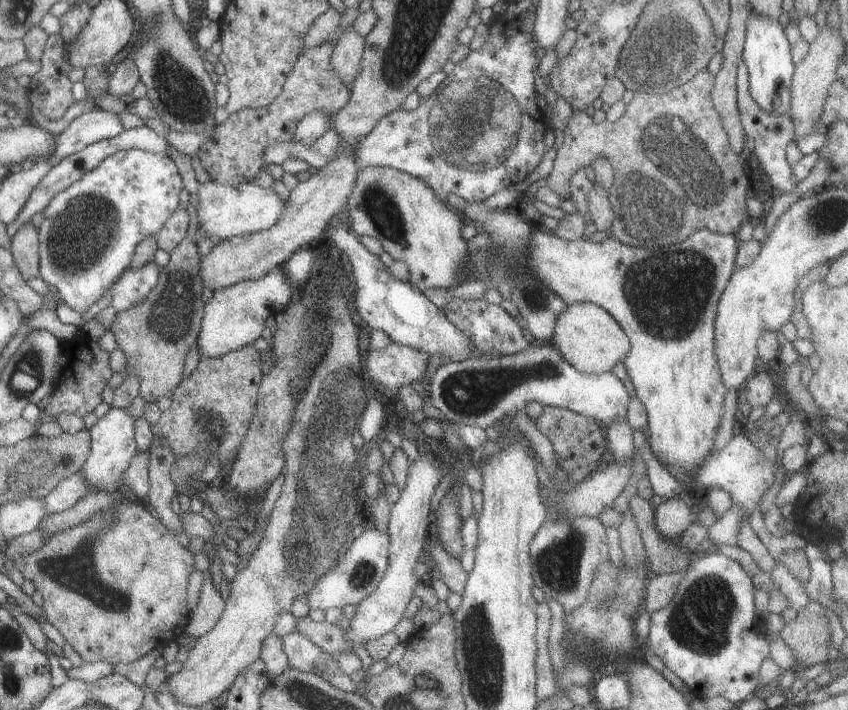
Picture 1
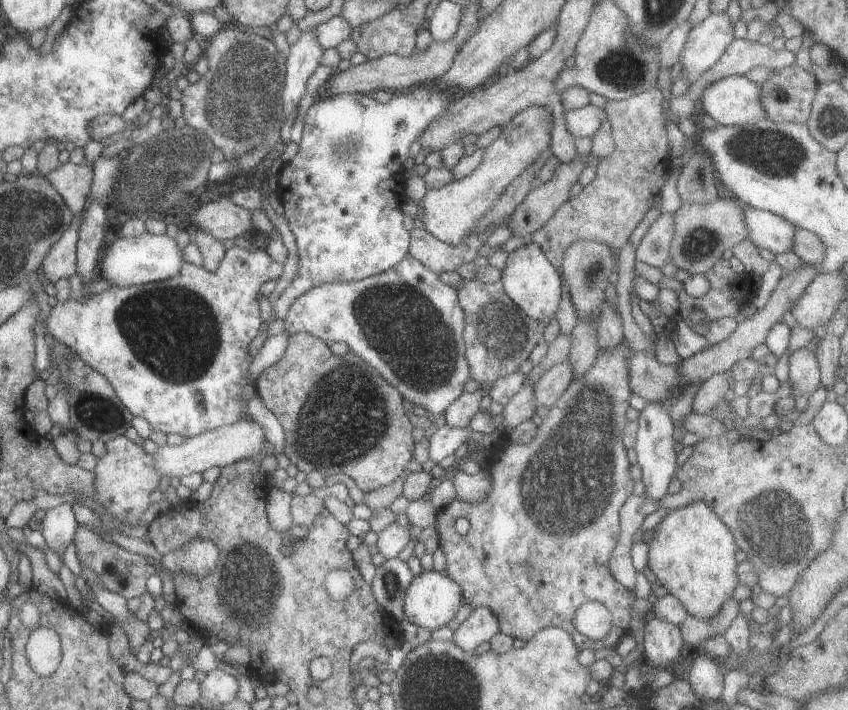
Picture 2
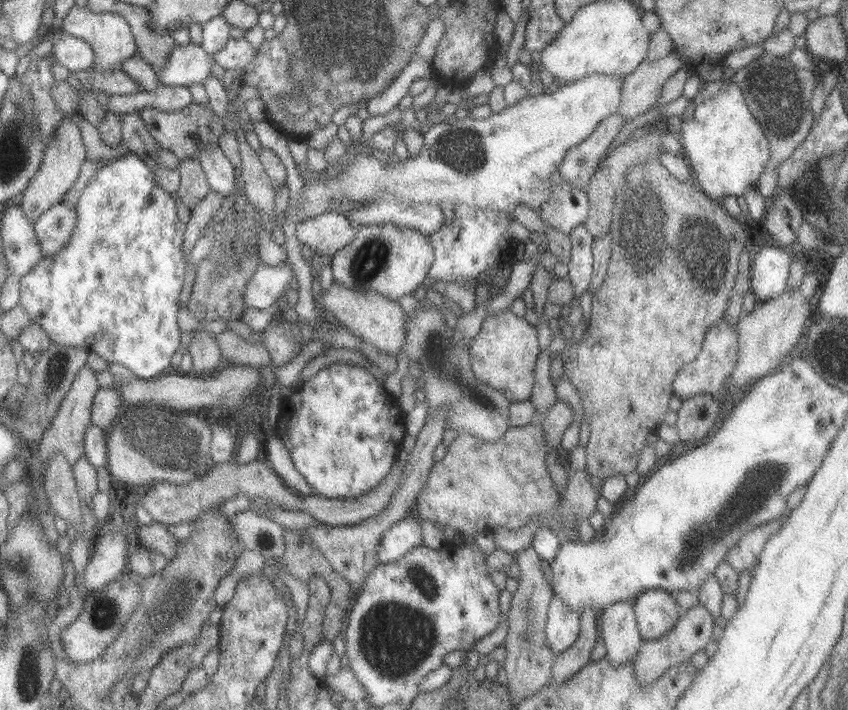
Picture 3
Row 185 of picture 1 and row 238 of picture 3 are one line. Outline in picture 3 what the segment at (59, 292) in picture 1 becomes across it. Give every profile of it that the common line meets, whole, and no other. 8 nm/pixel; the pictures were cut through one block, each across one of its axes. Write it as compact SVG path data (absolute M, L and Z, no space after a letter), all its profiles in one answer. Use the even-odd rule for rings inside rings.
M129 151L113 156L113 159L105 163L75 197L75 217L77 217L77 220L75 220L75 226L71 230L71 236L69 236L65 248L61 248L57 254L44 257L30 272L19 278L17 303L25 309L25 313L29 317L29 323L39 325L45 335L49 337L49 344L83 349L83 351L87 351L87 354L93 352L93 354L97 354L105 360L106 364L117 363L141 380L159 377L166 368L170 368L170 358L177 350L179 336L181 336L181 331L175 323L175 316L177 316L177 310L179 309L177 303L186 267L180 248L184 224L177 217L173 196L155 183L152 169L143 164L143 161L135 153Z

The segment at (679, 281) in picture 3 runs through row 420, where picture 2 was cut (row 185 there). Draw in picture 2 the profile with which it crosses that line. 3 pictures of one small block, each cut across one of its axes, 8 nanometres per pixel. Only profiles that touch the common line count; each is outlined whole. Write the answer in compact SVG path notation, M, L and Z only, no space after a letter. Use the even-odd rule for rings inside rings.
M655 87L620 101L606 99L603 110L606 119L610 122L610 135L614 147L611 154L599 160L593 180L582 187L575 196L568 197L538 231L532 232L526 237L509 237L500 246L501 250L510 253L526 242L533 243L541 249L545 258L556 268L559 268L561 264L564 249L576 240L602 242L617 256L617 251L628 242L630 232L637 226L648 209L647 201L659 193L659 188L661 188L670 166L670 160L667 156L668 138L665 134L662 102L661 91Z

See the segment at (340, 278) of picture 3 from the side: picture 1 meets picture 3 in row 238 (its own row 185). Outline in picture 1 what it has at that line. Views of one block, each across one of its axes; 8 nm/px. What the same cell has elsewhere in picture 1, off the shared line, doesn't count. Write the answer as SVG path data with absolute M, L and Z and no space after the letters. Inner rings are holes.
M365 167L355 175L353 186L346 200L347 225L355 236L376 238L382 249L393 260L404 262L409 270L407 282L424 291L426 288L451 288L466 280L468 250L466 241L460 235L464 223L456 210L440 201L435 193L421 179L391 167Z

